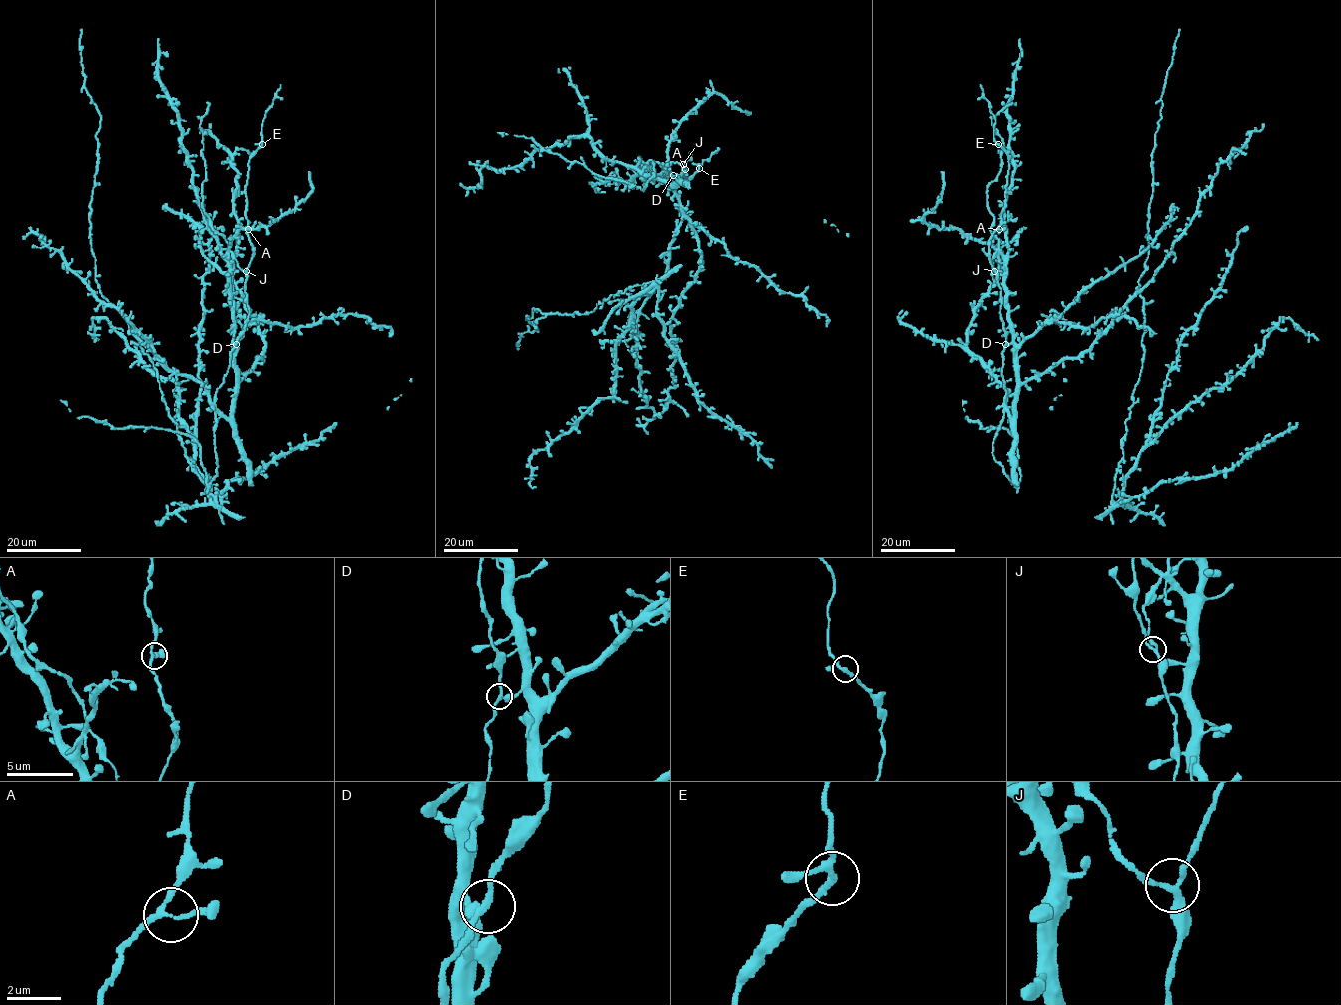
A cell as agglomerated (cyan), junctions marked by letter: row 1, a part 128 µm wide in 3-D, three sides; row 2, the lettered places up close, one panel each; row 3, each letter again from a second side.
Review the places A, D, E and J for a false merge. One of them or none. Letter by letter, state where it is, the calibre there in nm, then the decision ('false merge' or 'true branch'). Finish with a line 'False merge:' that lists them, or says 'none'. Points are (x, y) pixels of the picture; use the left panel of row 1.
A: (248, 229) | 140 nm | true branch
D: (236, 344) | 240 nm | true branch
E: (262, 144) | 200 nm | true branch
J: (246, 271) | 200 nm | true branch
False merge: none

